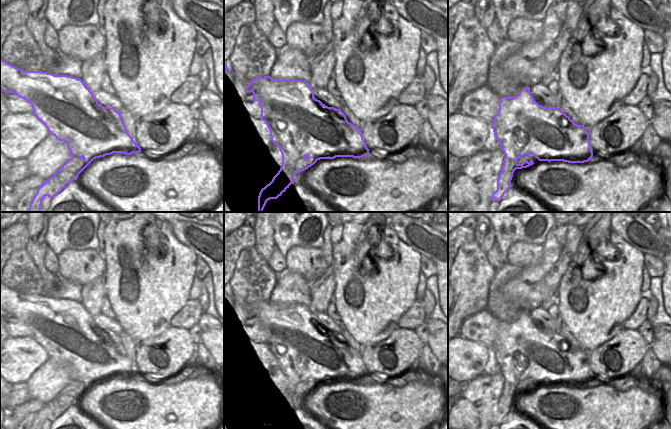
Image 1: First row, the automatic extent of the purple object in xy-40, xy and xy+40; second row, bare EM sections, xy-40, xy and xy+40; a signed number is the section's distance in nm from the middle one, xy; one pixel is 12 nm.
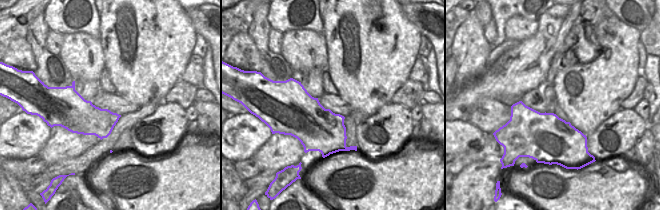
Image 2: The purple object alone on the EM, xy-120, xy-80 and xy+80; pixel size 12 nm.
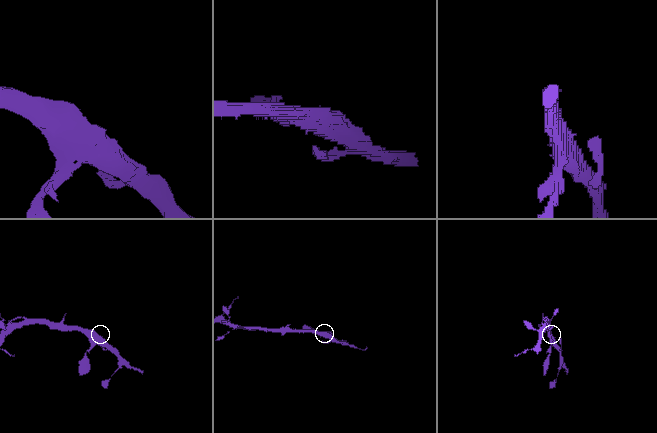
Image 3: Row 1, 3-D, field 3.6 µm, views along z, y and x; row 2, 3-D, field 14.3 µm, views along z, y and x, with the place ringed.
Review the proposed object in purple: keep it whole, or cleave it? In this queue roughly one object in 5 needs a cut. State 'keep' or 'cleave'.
keep

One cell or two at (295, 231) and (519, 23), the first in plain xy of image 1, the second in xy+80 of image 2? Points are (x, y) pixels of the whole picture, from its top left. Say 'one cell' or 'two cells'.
two cells

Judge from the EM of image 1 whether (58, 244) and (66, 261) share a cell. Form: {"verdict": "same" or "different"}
{"verdict": "different"}

